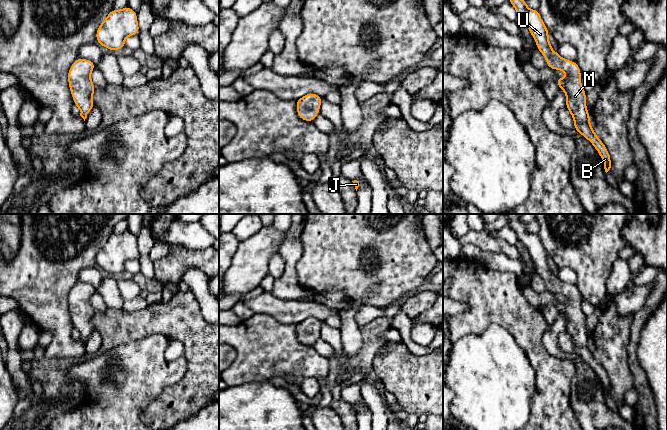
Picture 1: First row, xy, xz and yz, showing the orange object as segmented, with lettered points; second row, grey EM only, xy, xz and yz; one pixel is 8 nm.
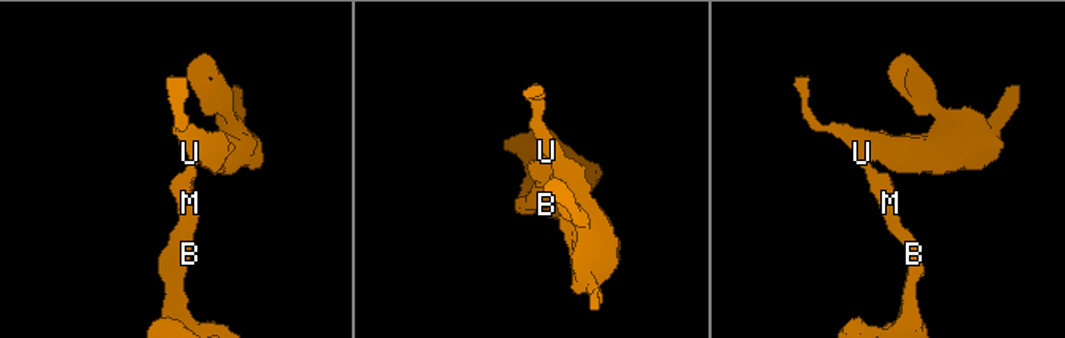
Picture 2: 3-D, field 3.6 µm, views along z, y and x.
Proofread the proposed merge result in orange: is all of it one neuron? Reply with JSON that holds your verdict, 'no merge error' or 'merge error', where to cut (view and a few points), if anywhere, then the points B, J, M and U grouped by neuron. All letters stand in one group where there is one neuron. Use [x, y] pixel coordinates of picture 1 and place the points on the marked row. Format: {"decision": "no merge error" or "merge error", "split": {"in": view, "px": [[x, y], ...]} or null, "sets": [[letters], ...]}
{"decision": "no merge error", "split": null, "sets": [["B", "J", "M", "U"]]}

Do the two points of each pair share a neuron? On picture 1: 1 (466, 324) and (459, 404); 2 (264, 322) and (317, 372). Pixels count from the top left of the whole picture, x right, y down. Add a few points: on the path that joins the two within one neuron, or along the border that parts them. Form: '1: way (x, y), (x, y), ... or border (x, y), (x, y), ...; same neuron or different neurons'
1: border (487, 327), (480, 333), (468, 333), (453, 342); different neurons
2: way (277, 335), (304, 362); same neuron

